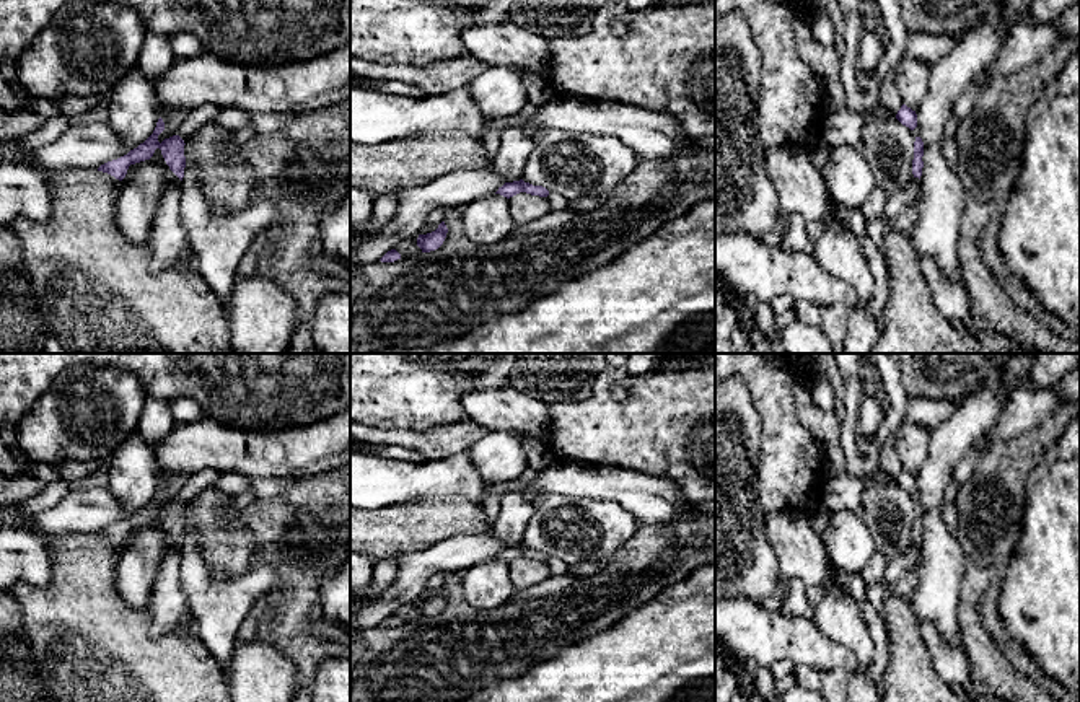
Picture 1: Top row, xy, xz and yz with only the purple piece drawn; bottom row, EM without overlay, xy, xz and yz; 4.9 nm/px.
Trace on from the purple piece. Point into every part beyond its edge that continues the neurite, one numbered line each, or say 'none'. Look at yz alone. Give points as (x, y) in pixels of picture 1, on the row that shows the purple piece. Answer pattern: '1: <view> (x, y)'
none

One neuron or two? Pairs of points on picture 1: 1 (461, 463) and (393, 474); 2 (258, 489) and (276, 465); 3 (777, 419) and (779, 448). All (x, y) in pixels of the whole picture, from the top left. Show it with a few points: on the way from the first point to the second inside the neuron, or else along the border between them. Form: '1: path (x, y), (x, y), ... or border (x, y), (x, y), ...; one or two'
1: path (445, 474), (409, 474); one
2: border (298, 478), (251, 479); two
3: path (779, 425), (779, 442); one

